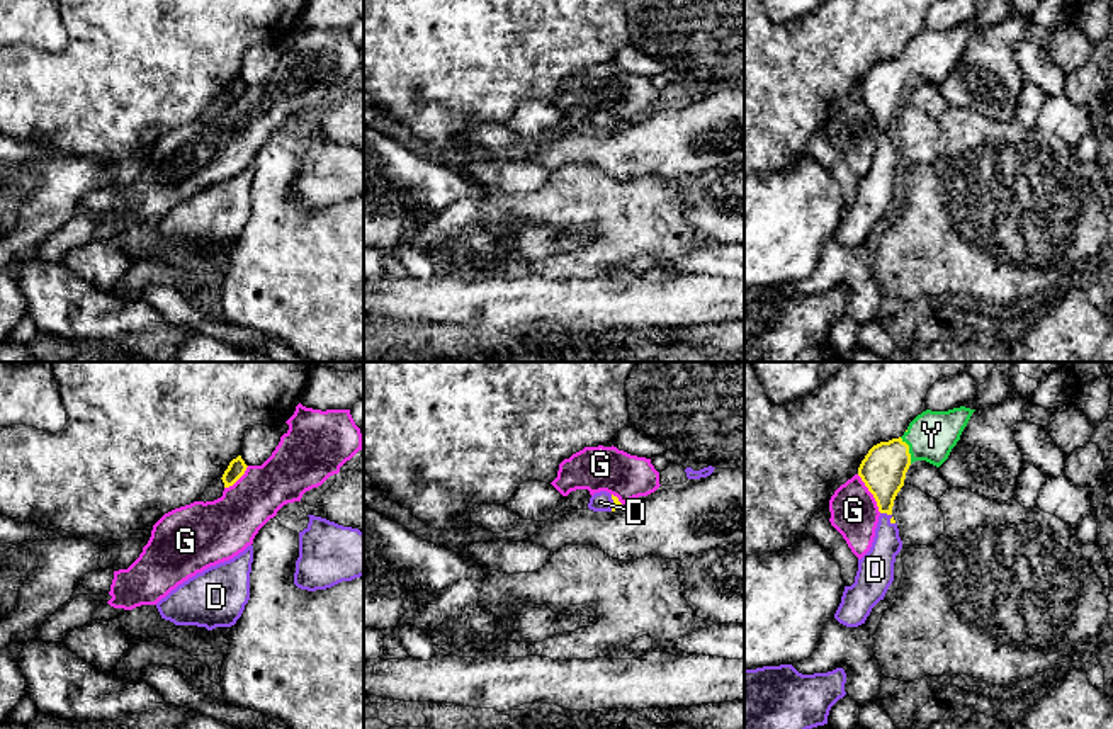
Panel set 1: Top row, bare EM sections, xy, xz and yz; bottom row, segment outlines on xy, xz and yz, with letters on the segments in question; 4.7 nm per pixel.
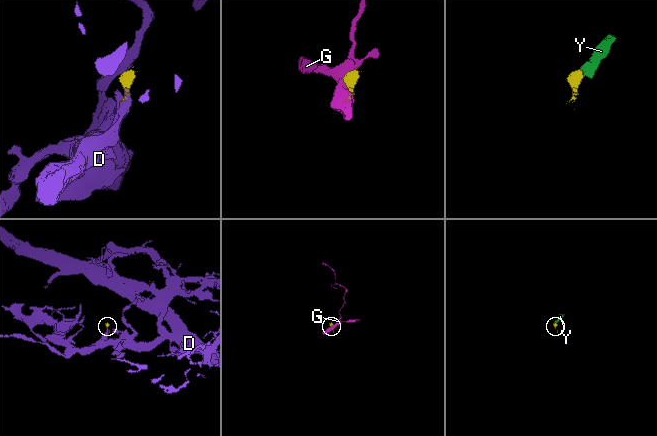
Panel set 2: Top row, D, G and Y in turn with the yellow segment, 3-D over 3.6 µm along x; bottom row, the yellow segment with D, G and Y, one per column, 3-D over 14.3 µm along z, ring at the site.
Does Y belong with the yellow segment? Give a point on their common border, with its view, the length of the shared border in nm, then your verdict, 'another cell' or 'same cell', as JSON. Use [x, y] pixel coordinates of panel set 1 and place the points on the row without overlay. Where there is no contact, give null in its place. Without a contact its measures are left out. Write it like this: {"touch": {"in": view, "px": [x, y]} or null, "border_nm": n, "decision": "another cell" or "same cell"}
{"touch": {"in": "yz", "px": [908, 70]}, "border_nm": 140, "decision": "same cell"}

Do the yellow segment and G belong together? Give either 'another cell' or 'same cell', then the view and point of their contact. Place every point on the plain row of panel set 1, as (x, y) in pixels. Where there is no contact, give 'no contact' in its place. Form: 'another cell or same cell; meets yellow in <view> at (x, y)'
another cell; meets yellow in yz at (870, 111)

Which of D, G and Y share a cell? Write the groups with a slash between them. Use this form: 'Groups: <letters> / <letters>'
Groups: D Y / G

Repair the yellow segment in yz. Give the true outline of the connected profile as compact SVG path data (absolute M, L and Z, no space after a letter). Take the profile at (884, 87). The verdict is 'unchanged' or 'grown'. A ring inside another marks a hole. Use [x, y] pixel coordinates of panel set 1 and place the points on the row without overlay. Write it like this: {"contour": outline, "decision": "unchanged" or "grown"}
{"contour": "M965 25L948 31L926 29L909 42L902 56L873 65L862 80L858 95L873 114L880 136L870 170L858 178L855 202L845 206L834 233L839 243L846 246L865 243L894 201L894 182L902 160L892 126L909 85L926 80L940 87L960 59L974 31Z", "decision": "grown"}

